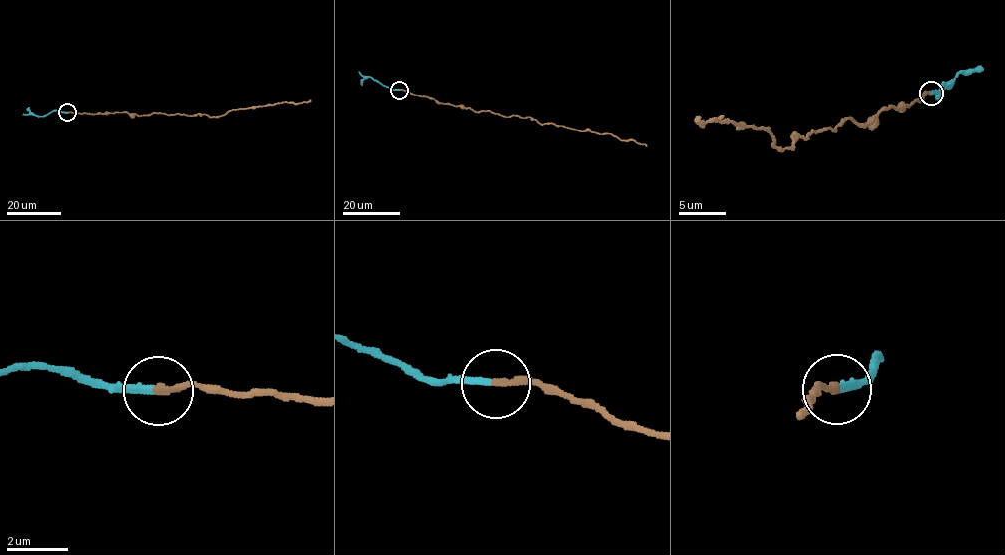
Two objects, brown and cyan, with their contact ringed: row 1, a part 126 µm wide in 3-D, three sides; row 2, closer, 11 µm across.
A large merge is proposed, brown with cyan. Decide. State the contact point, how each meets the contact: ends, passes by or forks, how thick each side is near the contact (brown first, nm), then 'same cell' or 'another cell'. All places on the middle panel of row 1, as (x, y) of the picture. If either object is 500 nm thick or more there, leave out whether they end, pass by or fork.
at (399, 90); brown ends there; cyan ends there; 240 nm thick on the brown side, 240 nm on the other; same cell

